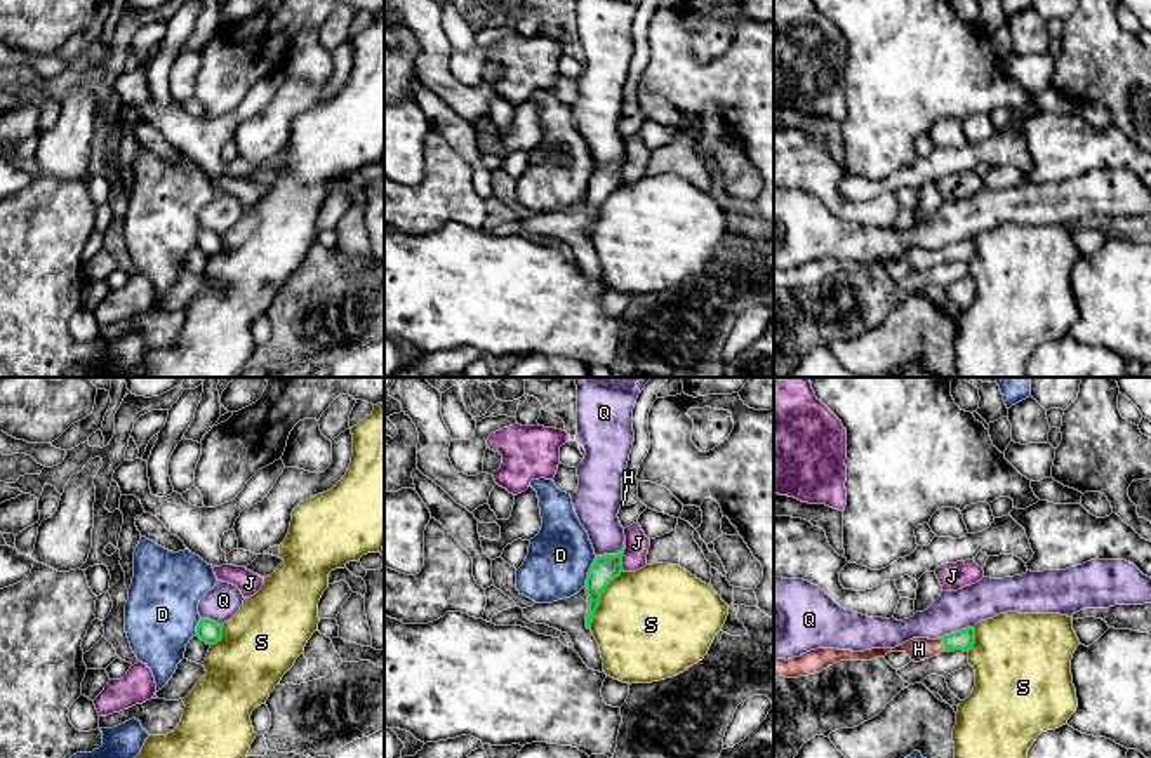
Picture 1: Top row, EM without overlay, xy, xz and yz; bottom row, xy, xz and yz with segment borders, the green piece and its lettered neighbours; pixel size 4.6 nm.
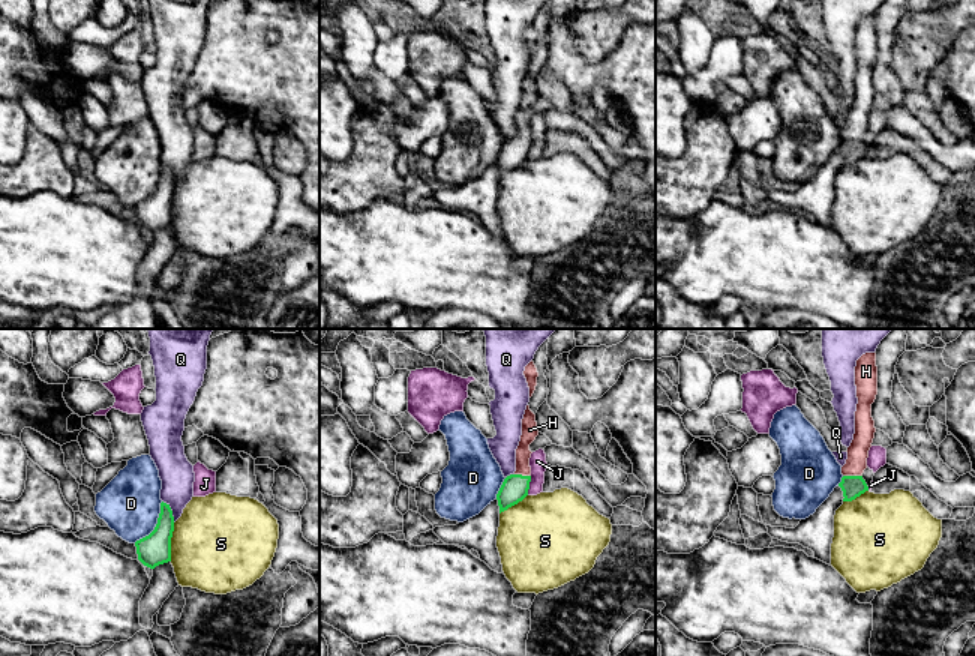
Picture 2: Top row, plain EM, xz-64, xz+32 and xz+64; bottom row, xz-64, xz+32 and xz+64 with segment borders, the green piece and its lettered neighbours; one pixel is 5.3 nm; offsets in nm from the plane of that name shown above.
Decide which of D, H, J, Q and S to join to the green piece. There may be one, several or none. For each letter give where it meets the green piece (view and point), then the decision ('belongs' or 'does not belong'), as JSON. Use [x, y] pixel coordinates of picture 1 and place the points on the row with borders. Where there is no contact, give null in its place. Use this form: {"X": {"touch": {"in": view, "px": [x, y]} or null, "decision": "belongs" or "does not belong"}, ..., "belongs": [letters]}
{"D": {"touch": {"in": "xz", "px": [588, 572]}, "decision": "does not belong"}, "H": {"touch": {"in": "yz", "px": [944, 645]}, "decision": "belongs"}, "J": {"touch": {"in": "xz", "px": [621, 558]}, "decision": "does not belong"}, "Q": {"touch": {"in": "yz", "px": [957, 631]}, "decision": "does not belong"}, "S": {"touch": {"in": "xz", "px": [598, 600]}, "decision": "does not belong"}, "belongs": ["H"]}

